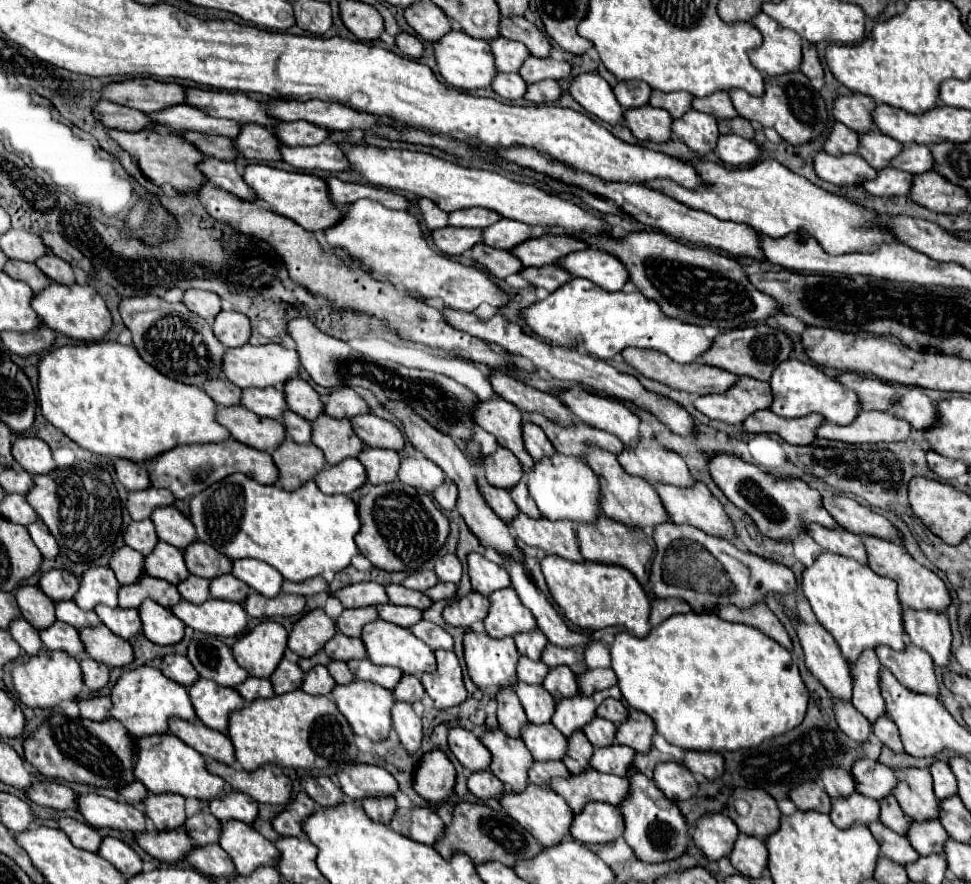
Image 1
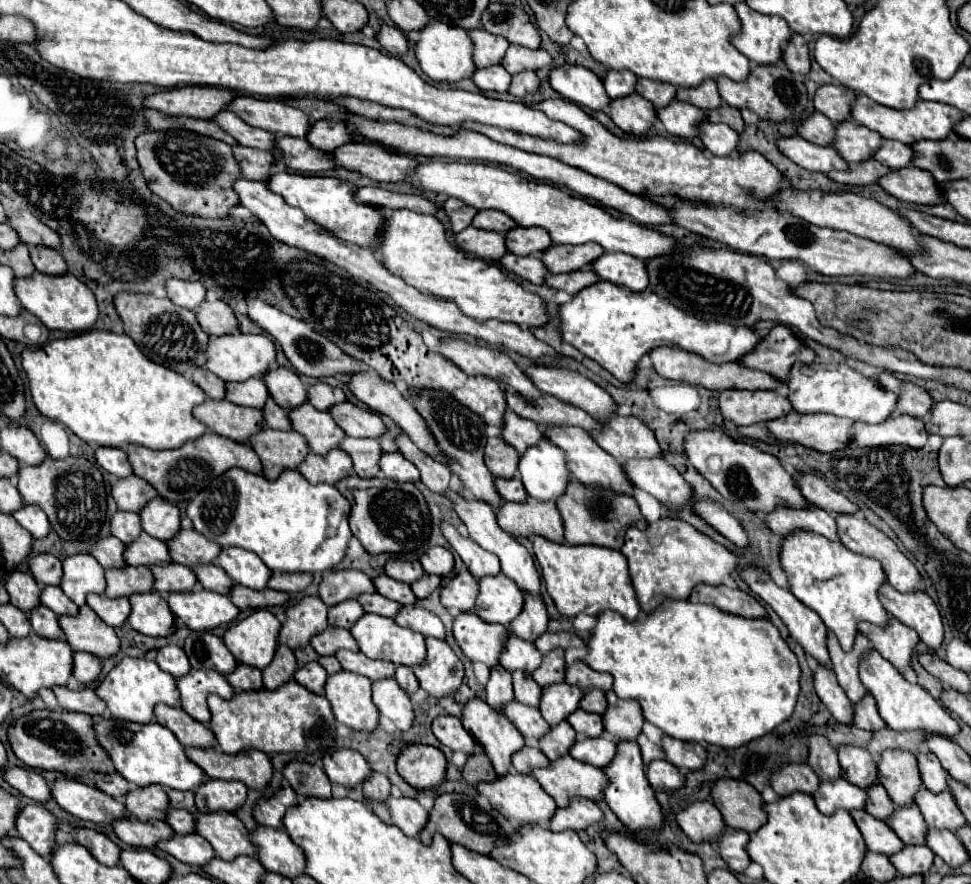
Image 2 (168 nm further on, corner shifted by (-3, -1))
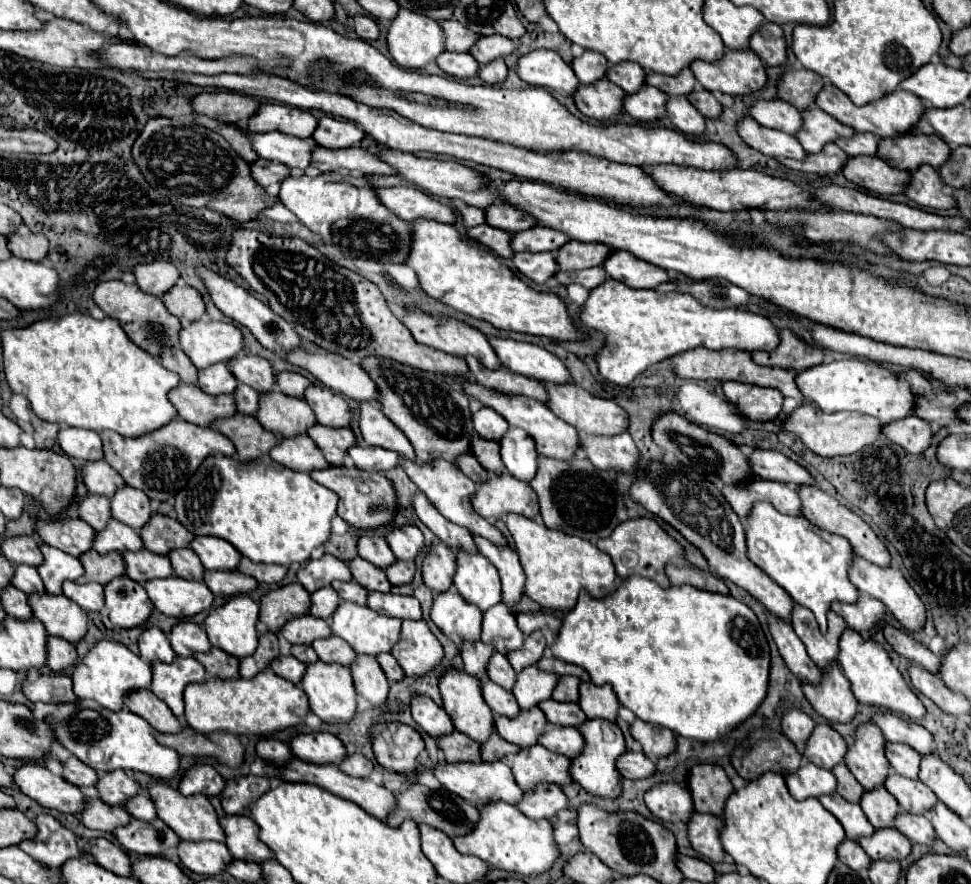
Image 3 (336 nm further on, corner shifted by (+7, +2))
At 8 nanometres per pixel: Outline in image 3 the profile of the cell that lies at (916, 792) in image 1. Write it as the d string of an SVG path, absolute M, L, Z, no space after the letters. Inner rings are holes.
M862 722L852 736L852 744L848 744L844 762L864 790L882 784L882 778L890 772L890 762L886 762L882 750L884 744L882 732L872 722Z

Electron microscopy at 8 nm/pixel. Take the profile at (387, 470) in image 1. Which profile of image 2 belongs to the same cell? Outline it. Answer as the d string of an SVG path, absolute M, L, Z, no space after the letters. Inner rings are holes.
M346 437L344 445L340 445L352 461L354 461L354 471L360 477L376 477L380 473L380 457L382 457L382 447L376 439L354 439Z

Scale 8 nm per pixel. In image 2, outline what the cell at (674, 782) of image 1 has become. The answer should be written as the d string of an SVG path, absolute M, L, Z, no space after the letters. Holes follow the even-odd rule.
M652 761L648 765L648 781L654 791L678 791L686 783L686 775L668 761Z

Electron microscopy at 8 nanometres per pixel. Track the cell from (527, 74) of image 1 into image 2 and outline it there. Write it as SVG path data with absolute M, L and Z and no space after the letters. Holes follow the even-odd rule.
M510 45L502 65L508 73L516 75L520 71L538 71L538 69L552 69L554 61L552 55L544 49L524 49L520 45Z

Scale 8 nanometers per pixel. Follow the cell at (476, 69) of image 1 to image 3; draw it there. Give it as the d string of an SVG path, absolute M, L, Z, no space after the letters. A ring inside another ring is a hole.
M400 8L386 32L390 56L402 68L422 68L444 52L444 34L436 20Z

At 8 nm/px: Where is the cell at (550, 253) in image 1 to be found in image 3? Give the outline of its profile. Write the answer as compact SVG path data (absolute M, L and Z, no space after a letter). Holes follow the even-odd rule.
M570 240L568 246L562 246L562 250L558 250L556 262L562 270L584 270L602 266L610 252L612 250L606 244L584 244Z

